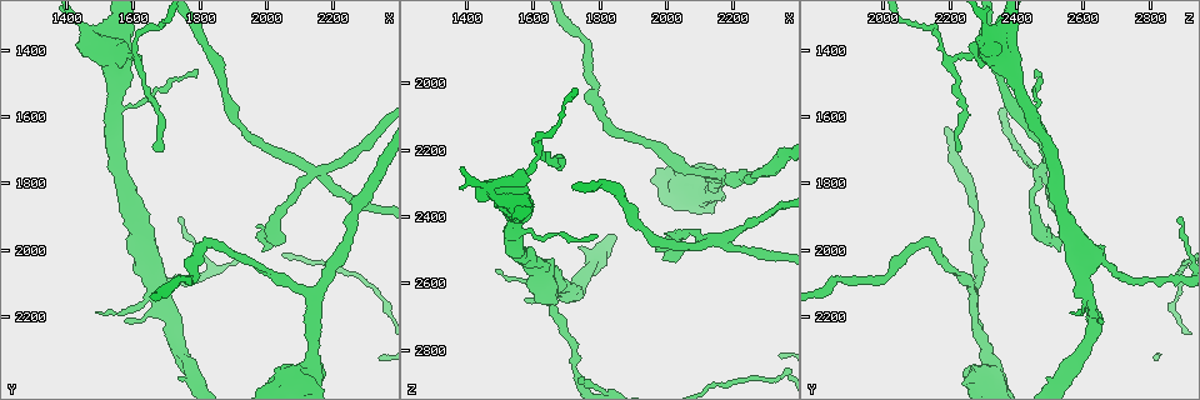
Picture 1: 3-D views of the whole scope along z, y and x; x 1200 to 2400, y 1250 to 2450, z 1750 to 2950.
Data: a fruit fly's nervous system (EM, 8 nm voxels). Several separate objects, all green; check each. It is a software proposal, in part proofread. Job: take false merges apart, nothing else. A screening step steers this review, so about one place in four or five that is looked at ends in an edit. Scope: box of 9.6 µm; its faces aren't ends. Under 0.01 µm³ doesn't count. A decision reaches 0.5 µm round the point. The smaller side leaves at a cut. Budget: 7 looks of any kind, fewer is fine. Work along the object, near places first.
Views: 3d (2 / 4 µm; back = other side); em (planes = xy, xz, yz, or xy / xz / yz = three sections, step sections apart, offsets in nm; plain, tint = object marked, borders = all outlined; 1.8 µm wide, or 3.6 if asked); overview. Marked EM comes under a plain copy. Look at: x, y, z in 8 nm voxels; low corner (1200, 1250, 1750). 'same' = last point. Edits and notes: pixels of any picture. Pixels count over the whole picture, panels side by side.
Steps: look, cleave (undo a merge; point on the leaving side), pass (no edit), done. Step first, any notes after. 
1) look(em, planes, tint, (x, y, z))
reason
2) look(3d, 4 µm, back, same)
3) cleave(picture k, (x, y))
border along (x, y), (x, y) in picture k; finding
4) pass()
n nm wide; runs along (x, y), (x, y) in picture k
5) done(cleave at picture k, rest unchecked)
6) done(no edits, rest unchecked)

look(3d, 4 µm, back, (1640, 2020, 2640))
arms part here

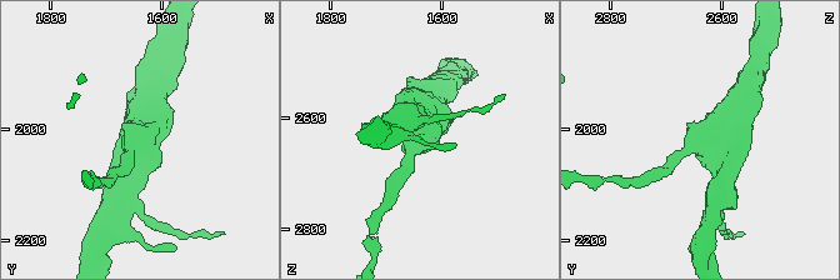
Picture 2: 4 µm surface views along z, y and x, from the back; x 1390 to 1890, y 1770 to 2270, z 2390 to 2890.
look(em, xy, step 4, tint, (1650, 2020, 2645))
3 arms; arms of 180, 380, 420 nm

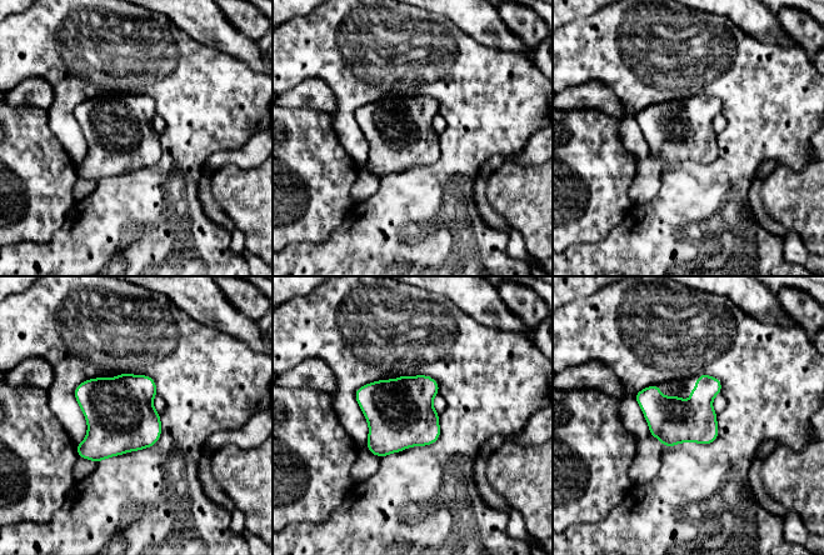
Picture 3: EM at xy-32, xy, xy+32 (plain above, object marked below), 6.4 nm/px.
look(em, xz, step 16, tint, same)
another direction

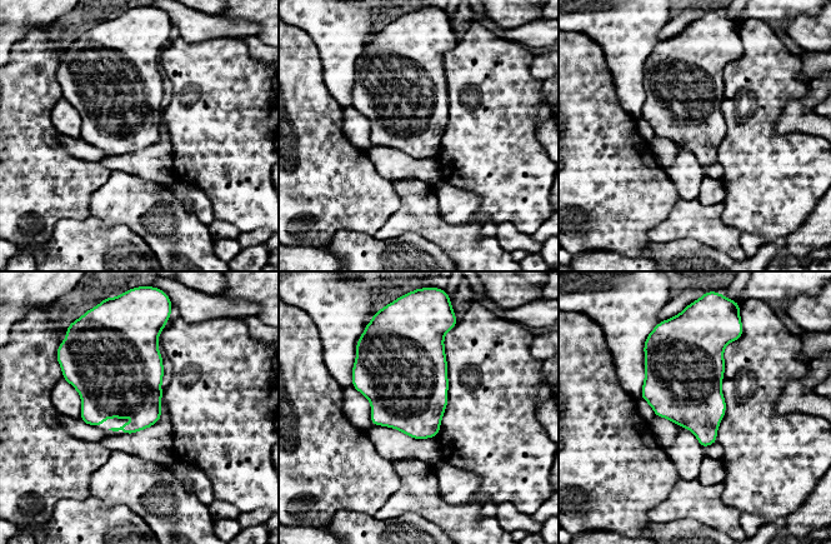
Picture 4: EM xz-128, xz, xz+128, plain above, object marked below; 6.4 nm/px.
pass()
continuous, no second neuron

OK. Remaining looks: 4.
look(3d, 2 µm, (2140, 1780, 2470))
abrupt turn

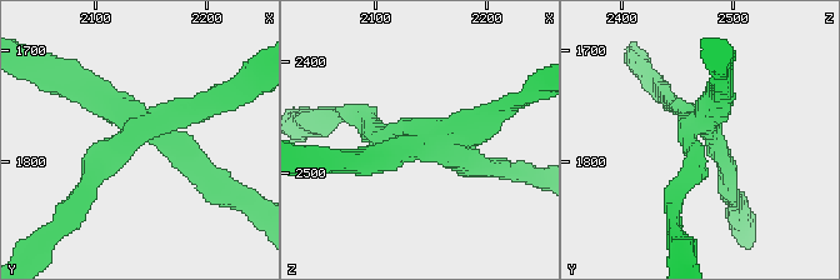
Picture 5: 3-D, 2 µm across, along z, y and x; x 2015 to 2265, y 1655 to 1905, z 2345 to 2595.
look(em, xz, step 8, tint, (2132, 1776, 2460))
now the EM

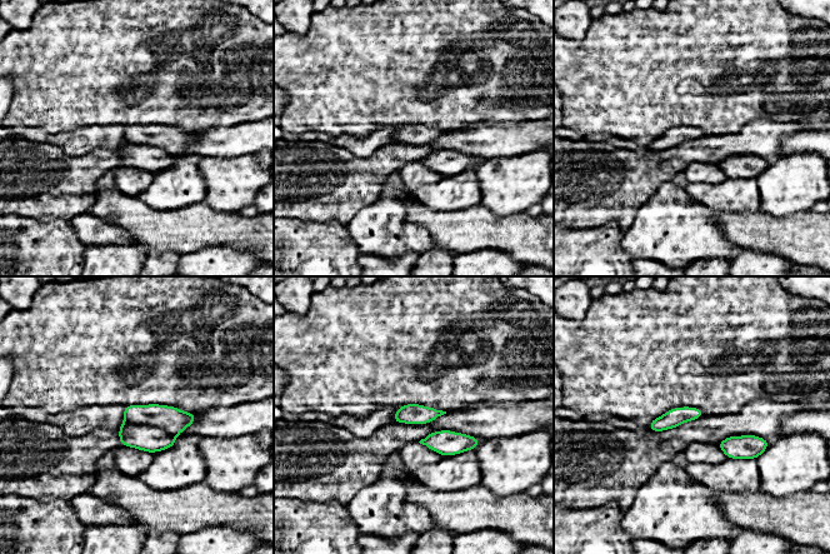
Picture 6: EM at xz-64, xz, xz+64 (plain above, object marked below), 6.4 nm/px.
cleave(picture 6, (171, 419))
the part that leaves runs along (126, 412), (164, 417), (193, 415) in picture 6; a second neuron is stuck on

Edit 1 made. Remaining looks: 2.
done(cleave at picture 6, rest unchecked)

